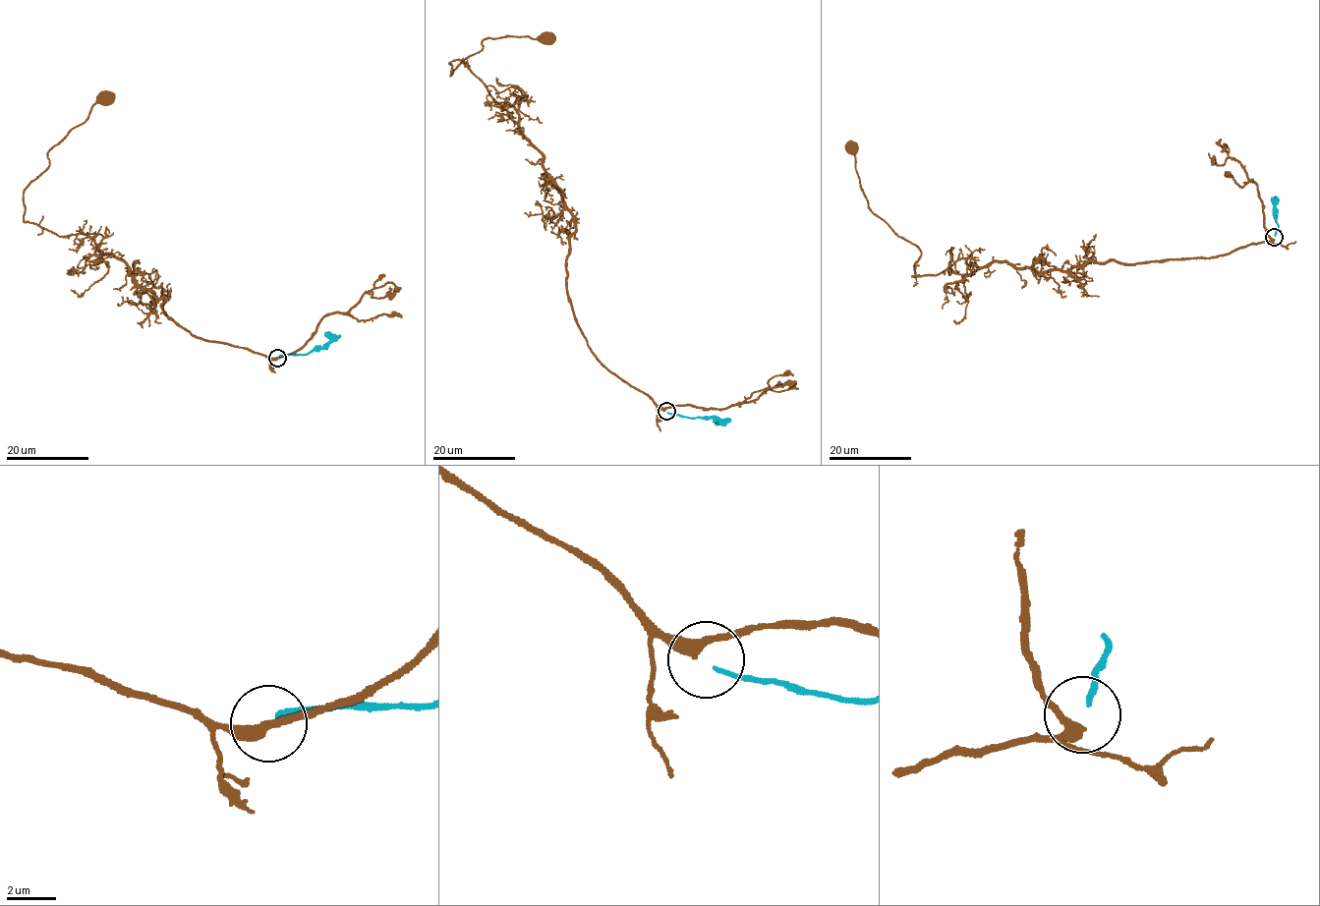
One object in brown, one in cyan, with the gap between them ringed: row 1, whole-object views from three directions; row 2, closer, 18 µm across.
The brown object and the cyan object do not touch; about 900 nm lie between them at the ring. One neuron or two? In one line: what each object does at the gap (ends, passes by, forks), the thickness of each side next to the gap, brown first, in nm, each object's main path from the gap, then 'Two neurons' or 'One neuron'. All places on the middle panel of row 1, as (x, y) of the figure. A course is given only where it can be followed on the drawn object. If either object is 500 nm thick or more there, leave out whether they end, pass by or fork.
At the ring brown passes by. At the ring cyan ends. Thickness 440 nm (brown) against 200 nm. Course of brown: (665, 409), (578, 323), (574, 215), (544, 153), (461, 60), (451, 75), (487, 38), (554, 39). Course of cyan: (666, 412), (688, 418), (730, 419). Two neurons

